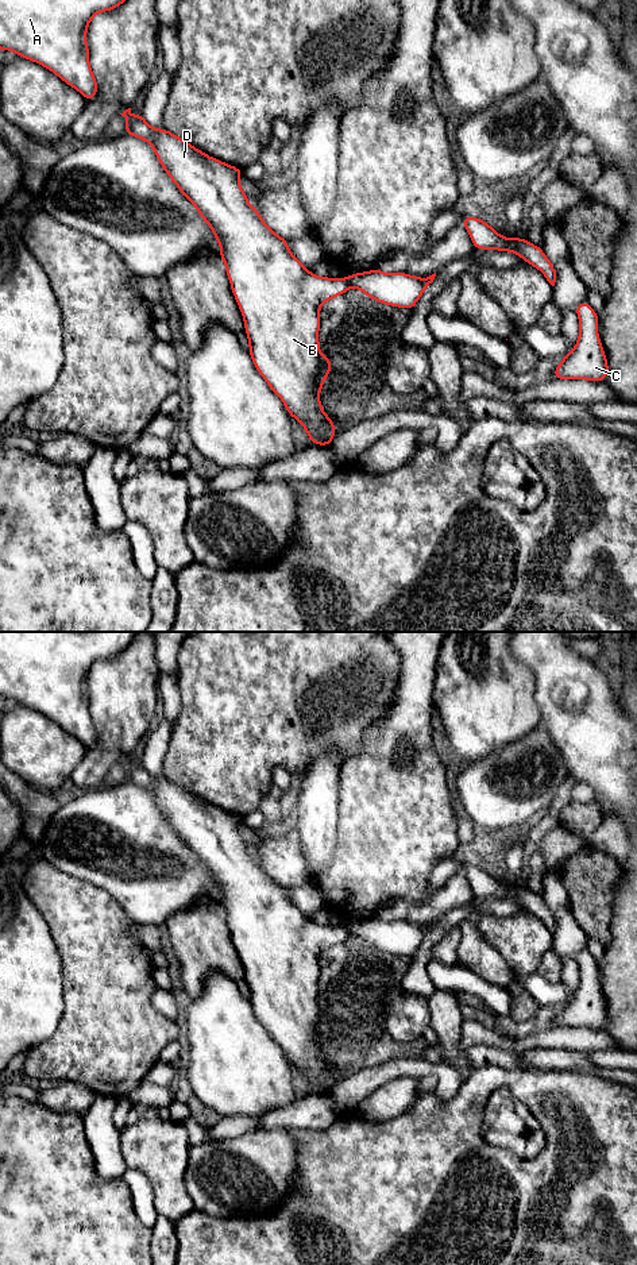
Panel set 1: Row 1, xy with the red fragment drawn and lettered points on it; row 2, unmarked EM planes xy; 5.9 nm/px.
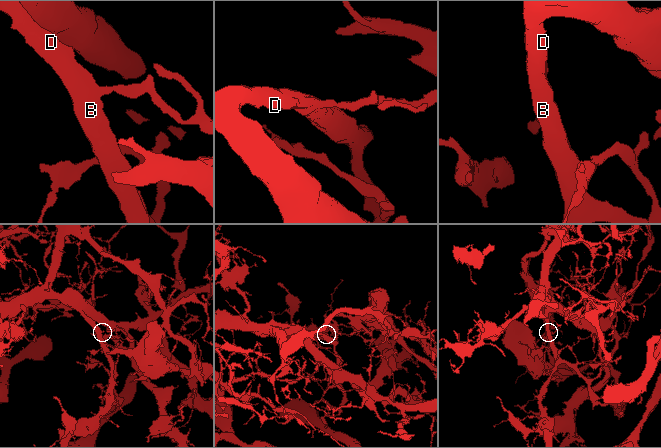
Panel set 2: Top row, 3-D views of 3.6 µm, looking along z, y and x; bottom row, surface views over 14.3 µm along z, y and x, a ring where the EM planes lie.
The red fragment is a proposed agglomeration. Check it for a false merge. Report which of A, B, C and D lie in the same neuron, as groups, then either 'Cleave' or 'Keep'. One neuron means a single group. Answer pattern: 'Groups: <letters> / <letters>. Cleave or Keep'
Groups: A B D / C. Cleave

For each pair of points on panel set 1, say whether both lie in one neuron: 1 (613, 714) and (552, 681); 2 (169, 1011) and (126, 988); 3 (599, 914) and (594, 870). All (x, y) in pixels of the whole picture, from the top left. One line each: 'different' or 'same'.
1: same
2: different
3: same

